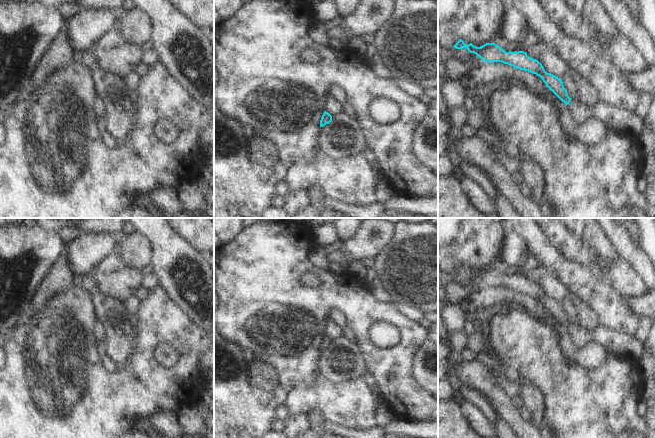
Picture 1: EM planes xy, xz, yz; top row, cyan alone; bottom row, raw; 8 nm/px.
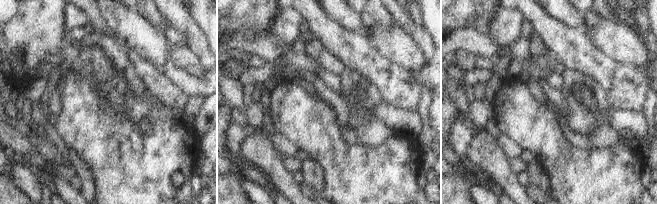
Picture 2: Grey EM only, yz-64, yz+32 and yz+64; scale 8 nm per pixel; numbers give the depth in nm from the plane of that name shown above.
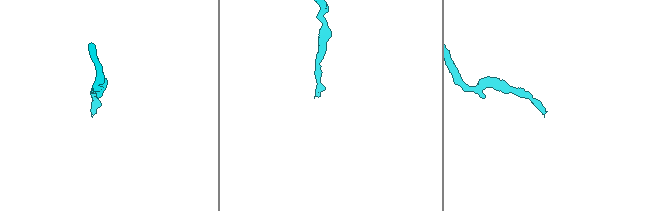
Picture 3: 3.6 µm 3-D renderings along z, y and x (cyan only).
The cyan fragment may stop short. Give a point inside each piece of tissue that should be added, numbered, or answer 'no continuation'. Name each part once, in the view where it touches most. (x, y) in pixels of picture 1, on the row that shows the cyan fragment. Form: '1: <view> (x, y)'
1: yz (626, 122)

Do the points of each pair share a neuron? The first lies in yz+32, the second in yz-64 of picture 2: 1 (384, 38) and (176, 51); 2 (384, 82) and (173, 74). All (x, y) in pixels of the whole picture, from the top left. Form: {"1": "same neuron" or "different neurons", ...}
{"1": "same neuron", "2": "different neurons"}

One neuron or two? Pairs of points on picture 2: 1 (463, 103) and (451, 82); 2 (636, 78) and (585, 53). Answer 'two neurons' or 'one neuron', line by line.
1: one neuron
2: one neuron

